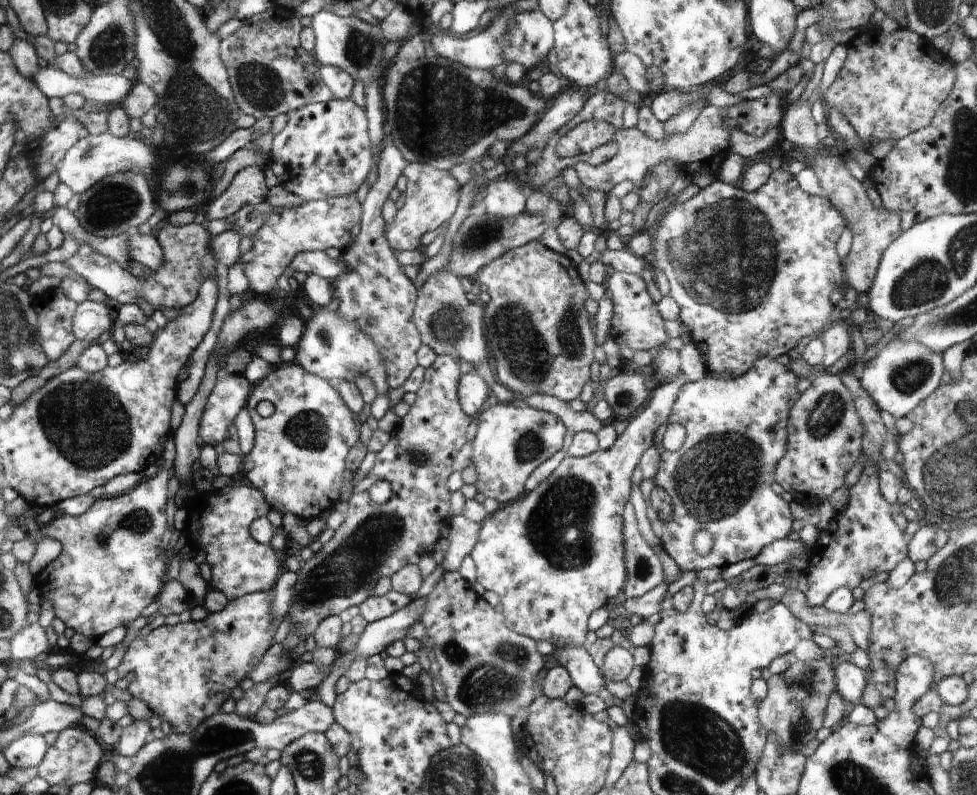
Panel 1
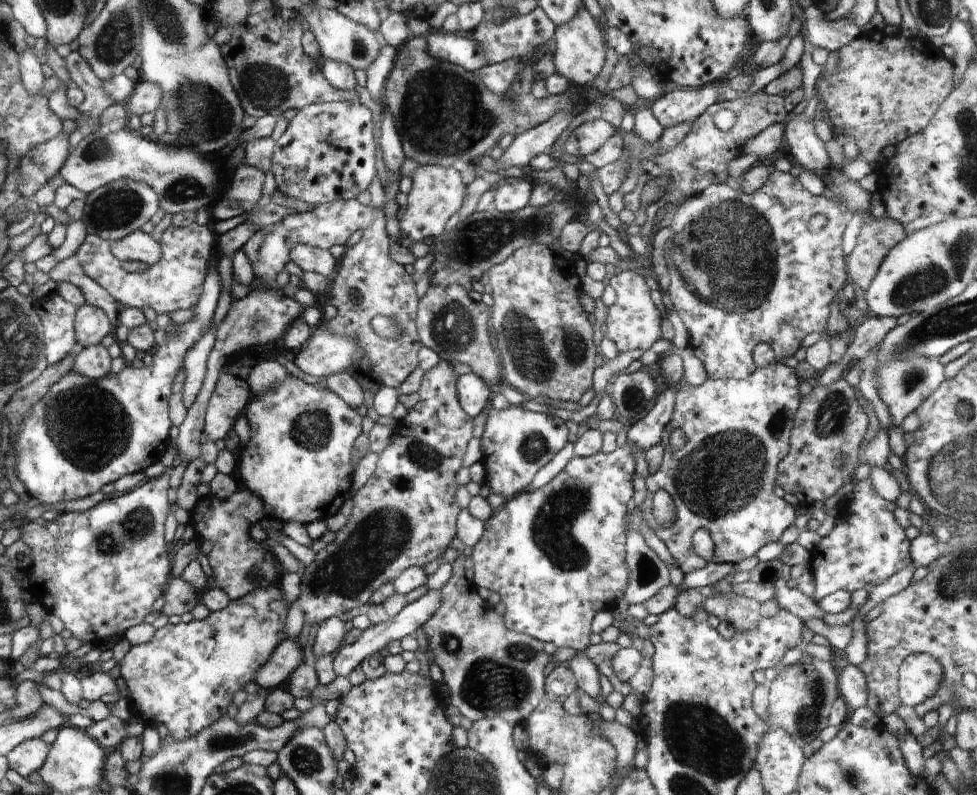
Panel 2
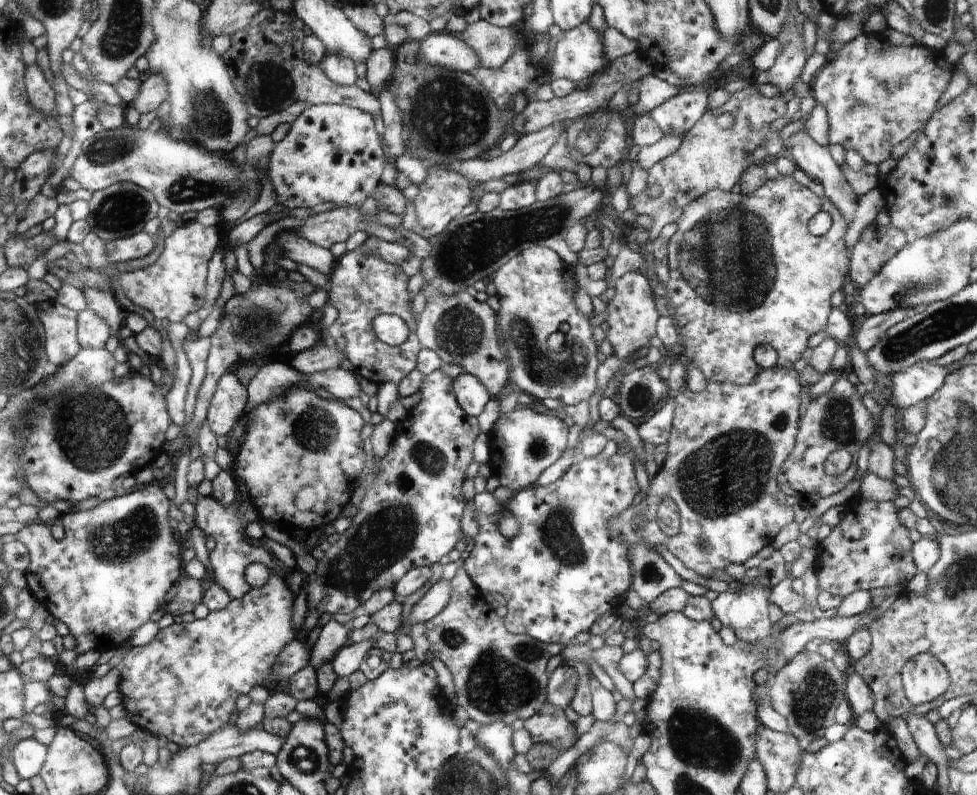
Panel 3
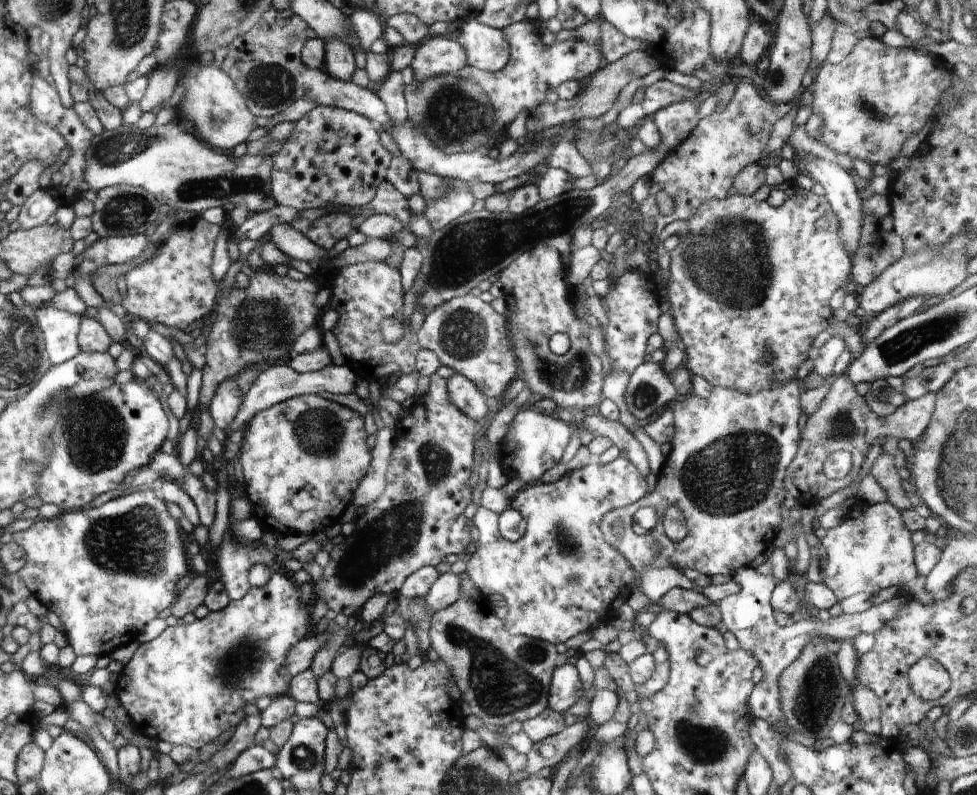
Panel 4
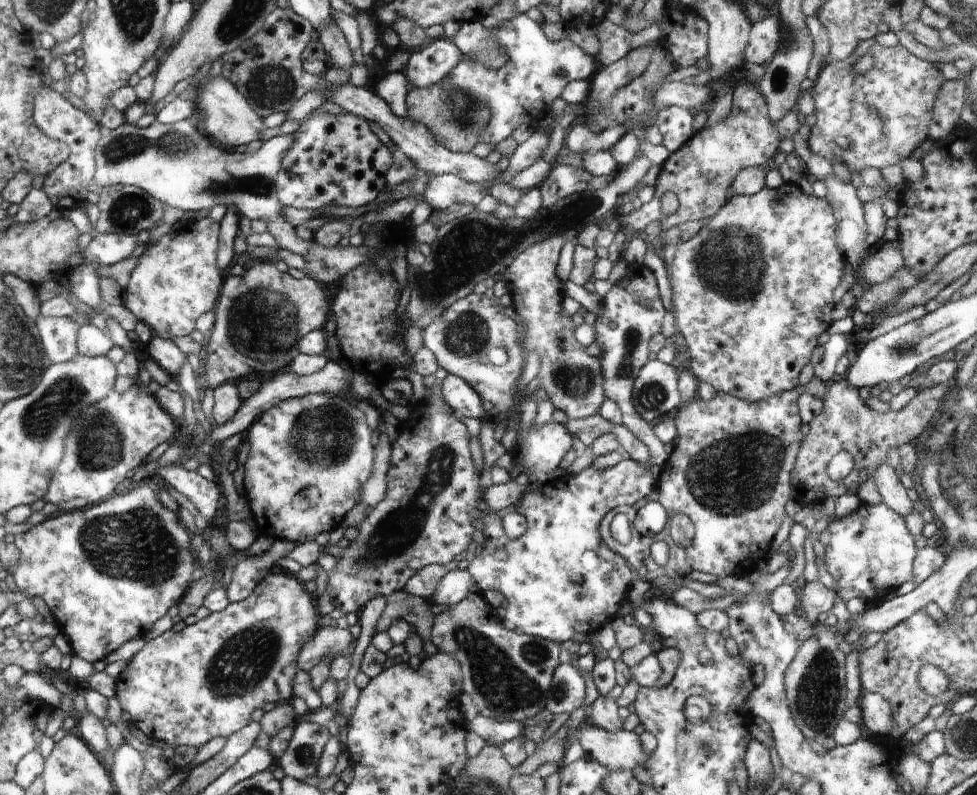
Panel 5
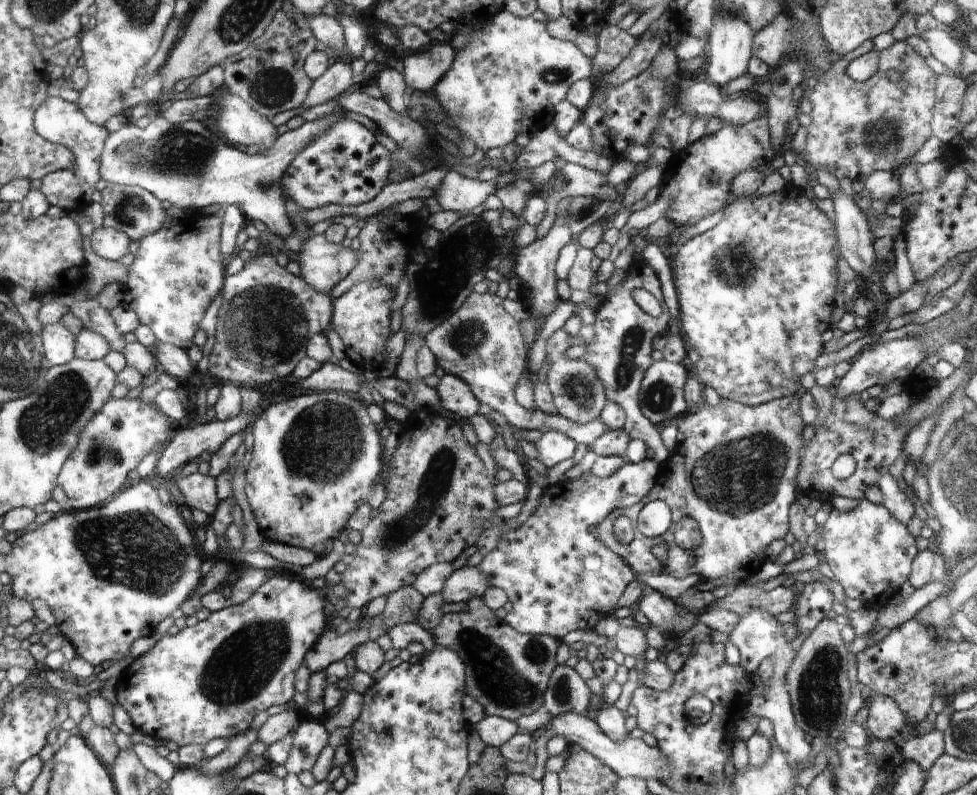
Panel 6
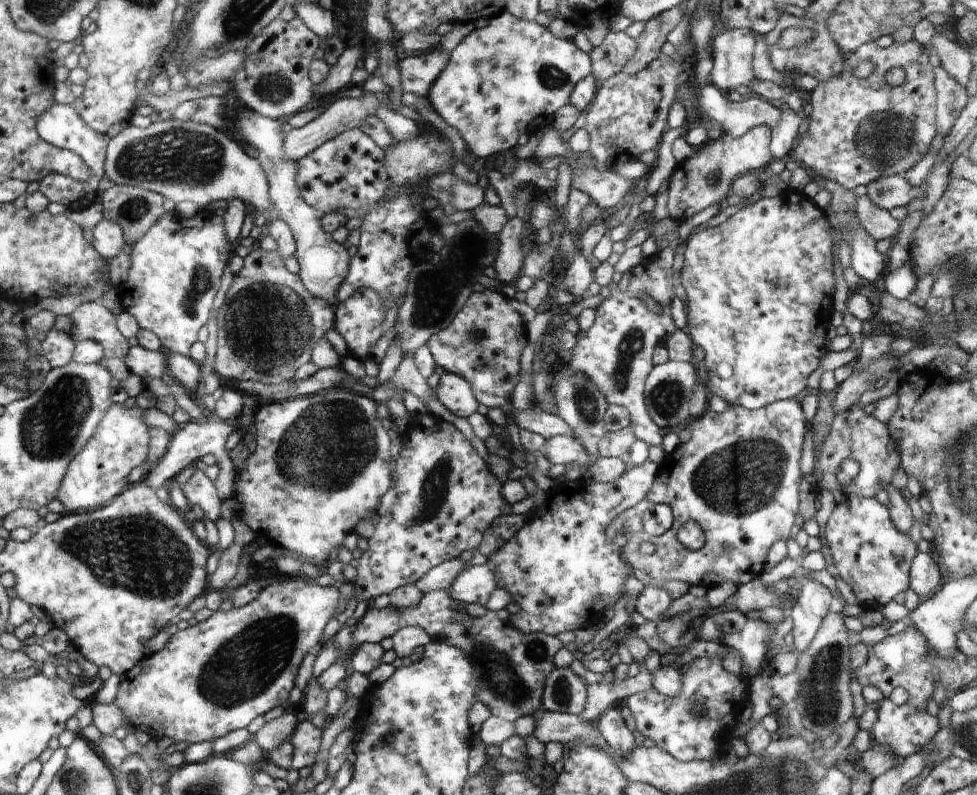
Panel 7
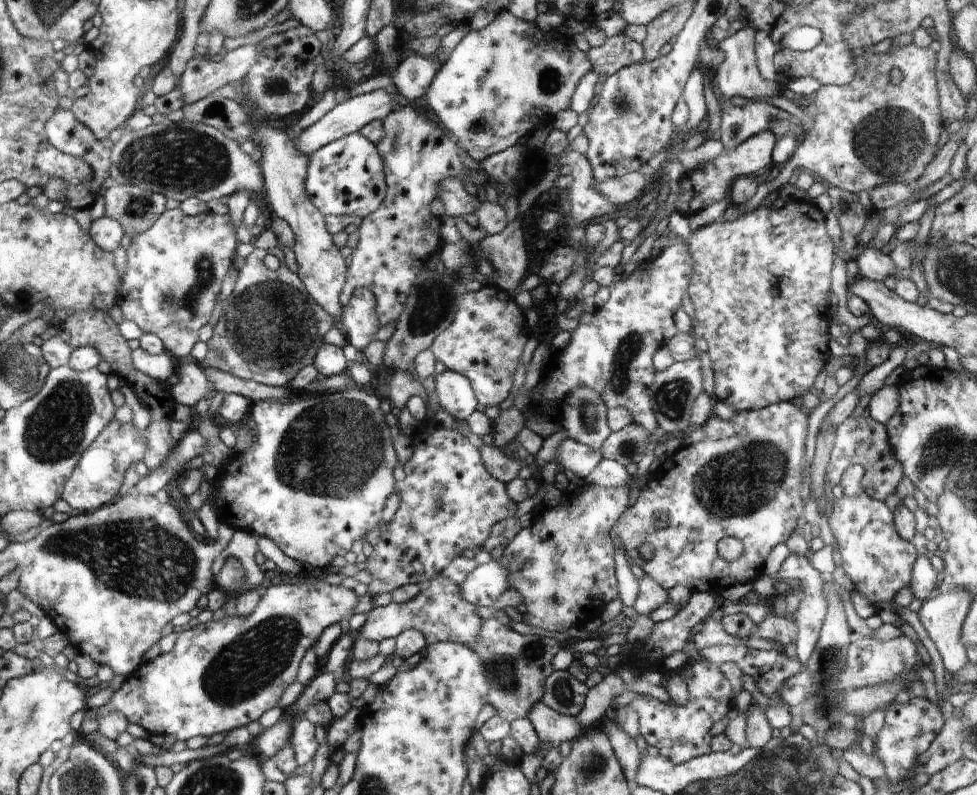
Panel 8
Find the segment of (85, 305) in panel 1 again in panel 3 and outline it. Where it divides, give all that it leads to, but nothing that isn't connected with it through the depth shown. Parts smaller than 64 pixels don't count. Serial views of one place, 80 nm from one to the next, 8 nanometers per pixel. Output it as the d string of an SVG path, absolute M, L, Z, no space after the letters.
M88 308L77 313L77 339L81 348L104 349L111 332L106 322Z

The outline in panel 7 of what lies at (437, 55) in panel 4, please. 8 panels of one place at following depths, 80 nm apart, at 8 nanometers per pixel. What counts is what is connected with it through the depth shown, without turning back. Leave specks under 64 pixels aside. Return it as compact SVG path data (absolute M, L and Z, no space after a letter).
M439 46L418 56L408 56L398 62L400 84L404 93L415 94L422 101L428 97L428 86L433 86L438 76L449 66L450 54Z

